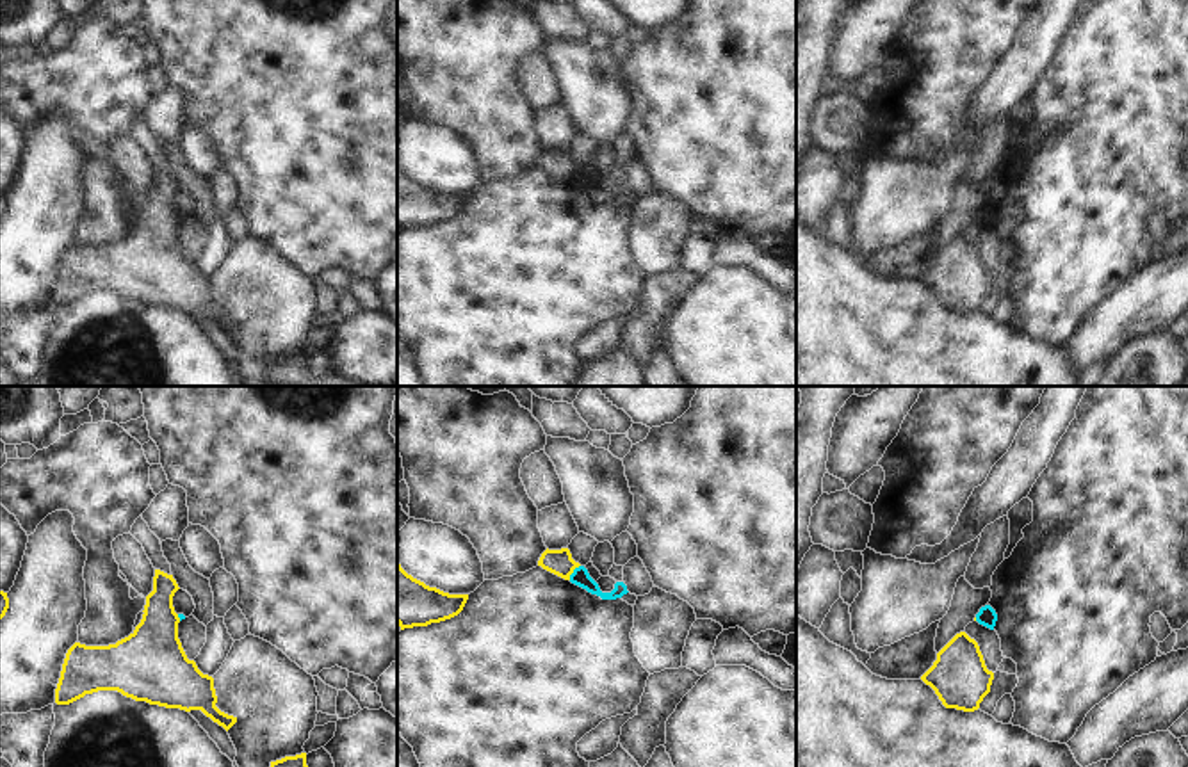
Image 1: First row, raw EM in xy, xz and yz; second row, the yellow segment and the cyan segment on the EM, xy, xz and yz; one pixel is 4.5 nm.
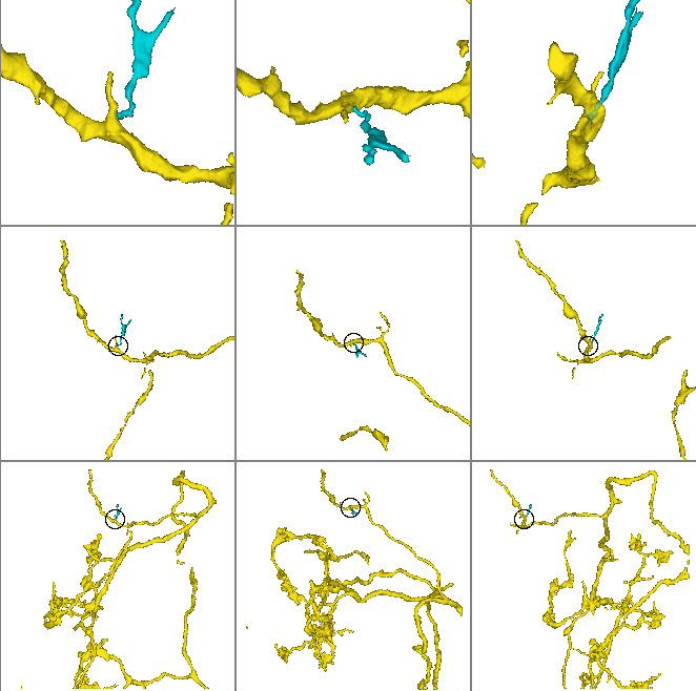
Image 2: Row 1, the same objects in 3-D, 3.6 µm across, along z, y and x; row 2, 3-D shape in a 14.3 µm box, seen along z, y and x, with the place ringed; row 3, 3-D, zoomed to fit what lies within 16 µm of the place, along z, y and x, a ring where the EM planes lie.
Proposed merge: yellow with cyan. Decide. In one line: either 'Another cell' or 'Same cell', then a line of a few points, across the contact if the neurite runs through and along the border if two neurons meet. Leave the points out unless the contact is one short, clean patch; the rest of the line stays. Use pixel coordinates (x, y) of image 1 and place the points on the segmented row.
Another cell. Line: xz (579, 565), (569, 579)

